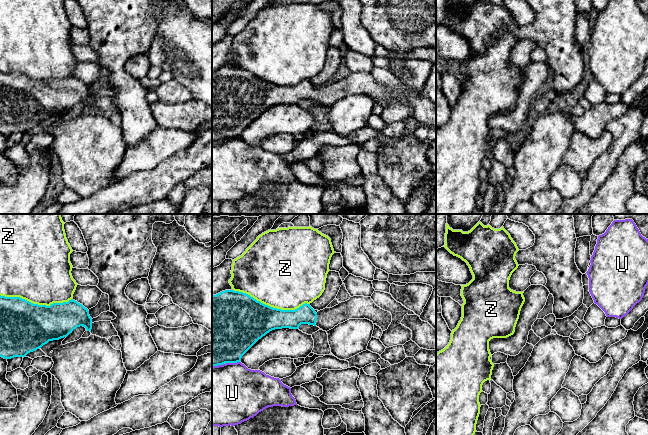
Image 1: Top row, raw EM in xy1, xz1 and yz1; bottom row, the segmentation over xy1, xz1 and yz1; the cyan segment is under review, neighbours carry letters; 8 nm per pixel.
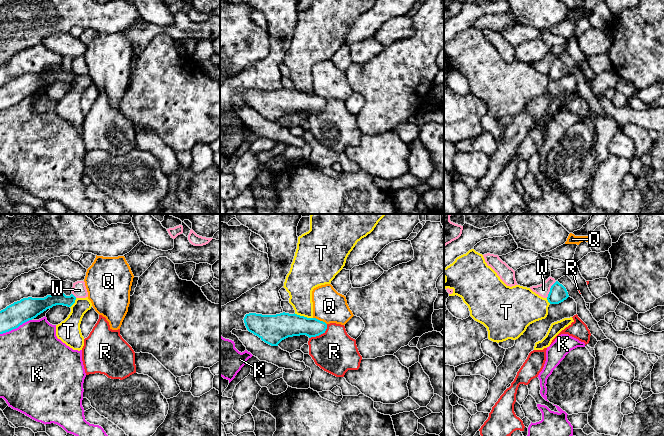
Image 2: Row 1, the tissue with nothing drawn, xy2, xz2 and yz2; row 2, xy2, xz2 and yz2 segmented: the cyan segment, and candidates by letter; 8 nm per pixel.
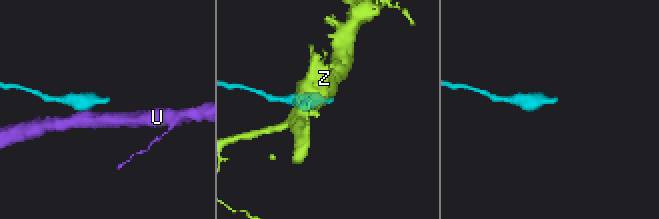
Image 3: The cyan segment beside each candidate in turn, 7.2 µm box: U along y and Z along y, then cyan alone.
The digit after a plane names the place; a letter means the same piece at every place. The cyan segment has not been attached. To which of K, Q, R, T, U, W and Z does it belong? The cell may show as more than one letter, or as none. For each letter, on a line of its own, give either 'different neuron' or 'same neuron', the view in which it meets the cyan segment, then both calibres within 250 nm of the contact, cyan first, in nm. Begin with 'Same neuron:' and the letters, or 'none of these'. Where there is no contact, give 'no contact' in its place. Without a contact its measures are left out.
Same neuron: none of these
K: different neuron; meets cyan in xy2; 190 nm thick on the cyan side, 500 nm on the other
Q: different neuron; meets cyan in xz2; 190 nm thick on the cyan side, 260 nm on the other
R: different neuron; meets cyan in xz2; 180 nm thick on the cyan side, 340 nm on the other
T: different neuron; meets cyan in xz2; 220 nm thick on the cyan side, 220 nm on the other
U: different neuron; meets cyan in xz1; 480 nm thick on the cyan side, 480 nm on the other
W: different neuron; meets cyan in yz2; 140 nm thick on the cyan side, 100 nm on the other
Z: different neuron; meets cyan in xz1; 400 nm thick on the cyan side, 480 nm on the other

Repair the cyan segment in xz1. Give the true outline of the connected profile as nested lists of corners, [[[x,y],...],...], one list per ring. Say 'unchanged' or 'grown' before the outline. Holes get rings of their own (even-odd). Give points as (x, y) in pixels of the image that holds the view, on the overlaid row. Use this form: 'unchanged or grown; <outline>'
grown; [[[225,290],[212,295],[212,367],[240,362],[242,356],[259,339],[275,329],[298,329],[301,324],[309,324],[327,332],[349,319],[364,318],[379,326],[382,331],[387,330],[392,322],[391,313],[378,307],[371,297],[353,296],[332,308],[316,313],[307,303],[295,310],[281,310],[265,305],[246,293]]]

